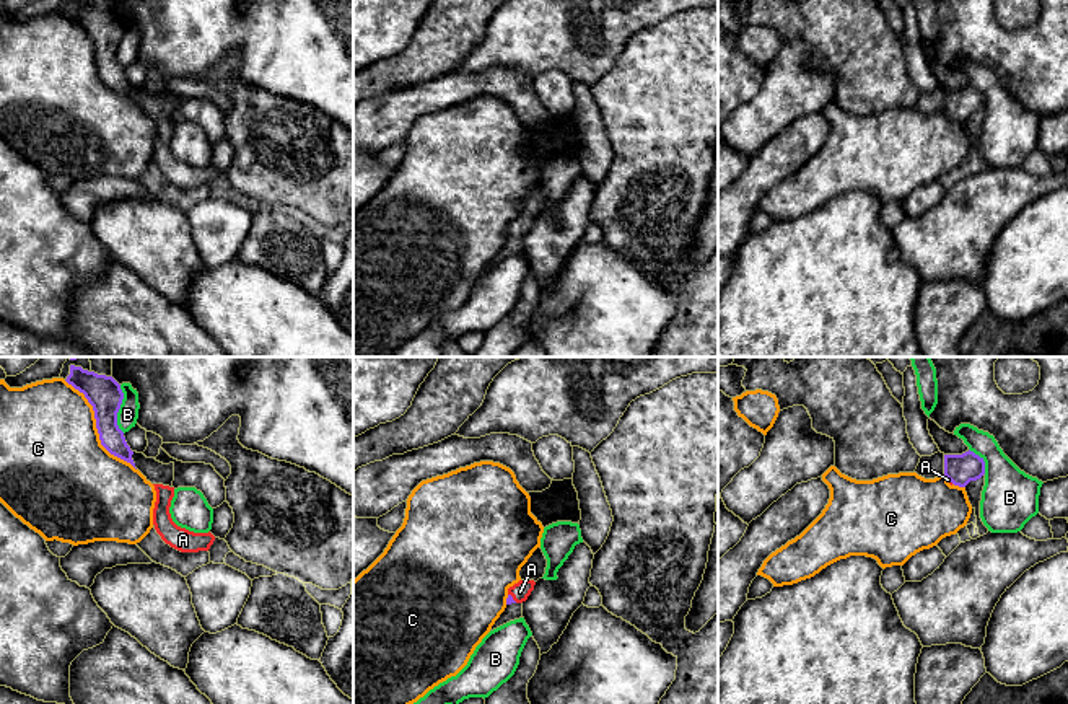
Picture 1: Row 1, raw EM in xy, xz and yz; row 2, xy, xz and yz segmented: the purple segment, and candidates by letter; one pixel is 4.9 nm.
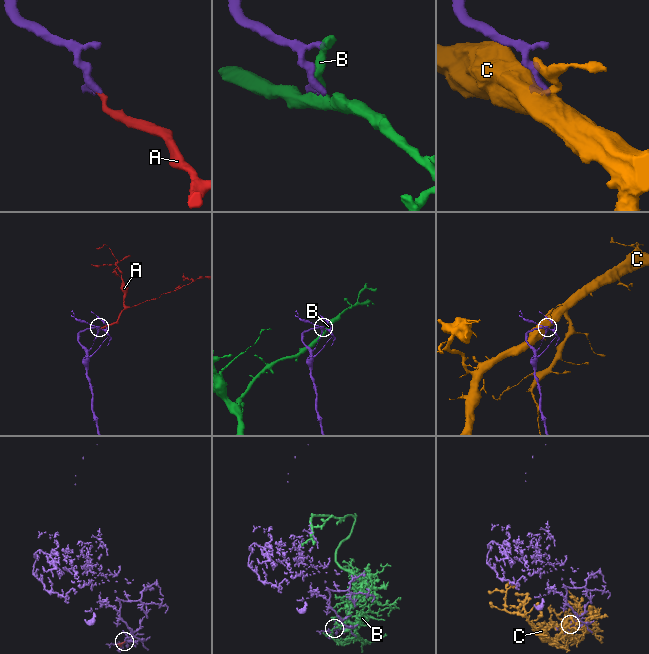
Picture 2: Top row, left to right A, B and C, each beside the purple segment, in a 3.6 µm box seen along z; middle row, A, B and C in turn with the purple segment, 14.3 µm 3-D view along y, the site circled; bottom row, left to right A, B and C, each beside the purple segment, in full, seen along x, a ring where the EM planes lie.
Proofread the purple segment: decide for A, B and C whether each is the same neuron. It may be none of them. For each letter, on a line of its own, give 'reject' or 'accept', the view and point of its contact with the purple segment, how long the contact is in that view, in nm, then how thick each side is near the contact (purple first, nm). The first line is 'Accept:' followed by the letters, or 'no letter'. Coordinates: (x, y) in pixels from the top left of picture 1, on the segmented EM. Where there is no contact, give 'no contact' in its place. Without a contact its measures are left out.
Accept: A
A: accept | xz (512, 598) | 60 nm | 40/90 nm
B: reject | xy (119, 408) | 240 nm | 170/100 nm
C: reject | xy (96, 427) | 550 nm | 170/500 nm

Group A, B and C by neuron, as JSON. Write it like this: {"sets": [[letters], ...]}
{"sets": [["A"], ["B"], ["C"]]}

